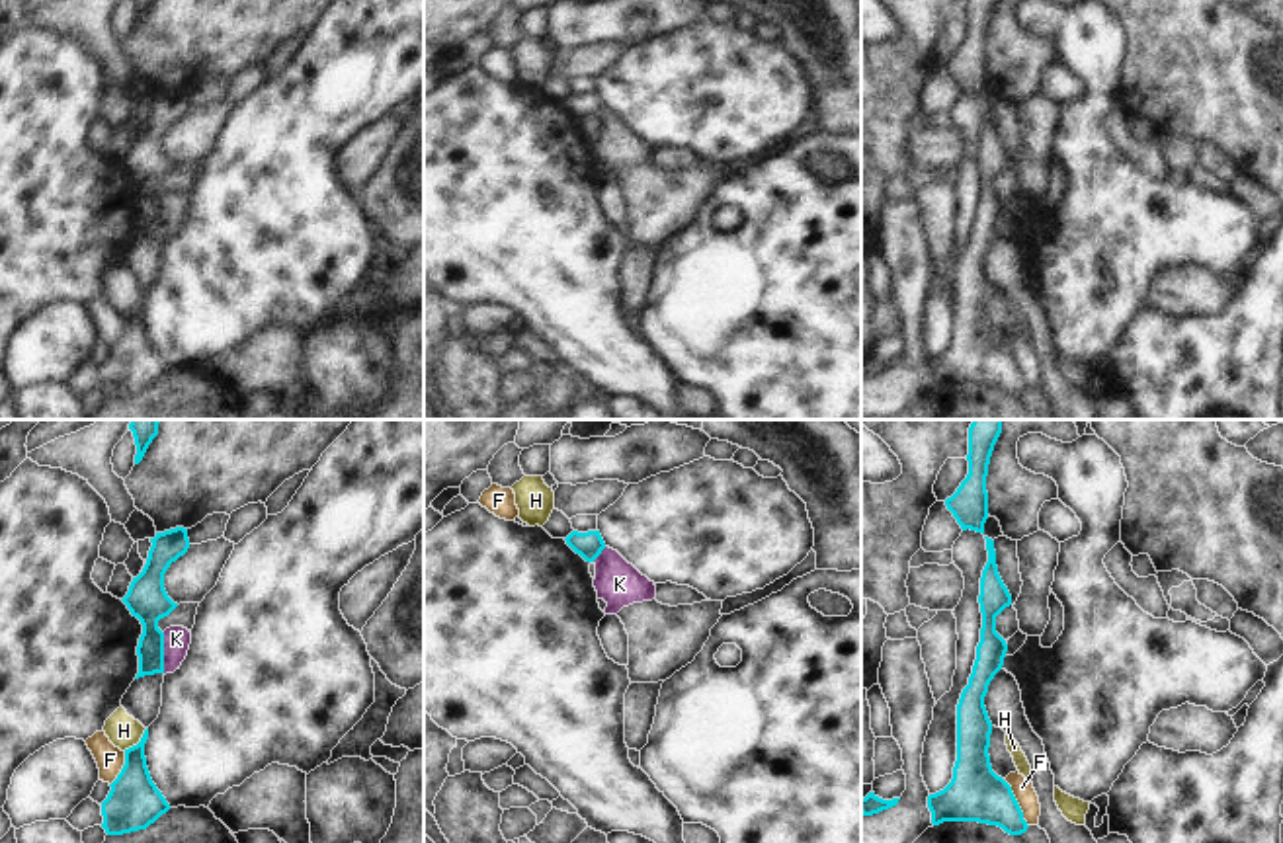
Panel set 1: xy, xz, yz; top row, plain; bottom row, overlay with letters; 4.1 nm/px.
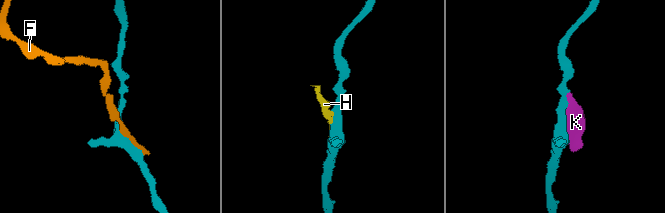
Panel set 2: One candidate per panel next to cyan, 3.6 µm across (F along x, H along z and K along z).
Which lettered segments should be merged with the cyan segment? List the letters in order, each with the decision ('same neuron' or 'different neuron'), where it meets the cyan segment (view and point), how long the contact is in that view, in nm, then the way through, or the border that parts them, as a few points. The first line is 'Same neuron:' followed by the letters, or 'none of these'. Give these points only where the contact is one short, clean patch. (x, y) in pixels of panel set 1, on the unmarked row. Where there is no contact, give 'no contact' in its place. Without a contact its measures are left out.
Same neuron: none of these
F: different neuron | yz (1016, 365) | 220 nm
H: different neuron | xy (139, 305) | 140 nm | along xy (147, 291), (135, 307), (124, 313)
K: different neuron | xy (163, 215) | 170 nm | along xy (163, 196), (165, 235)

